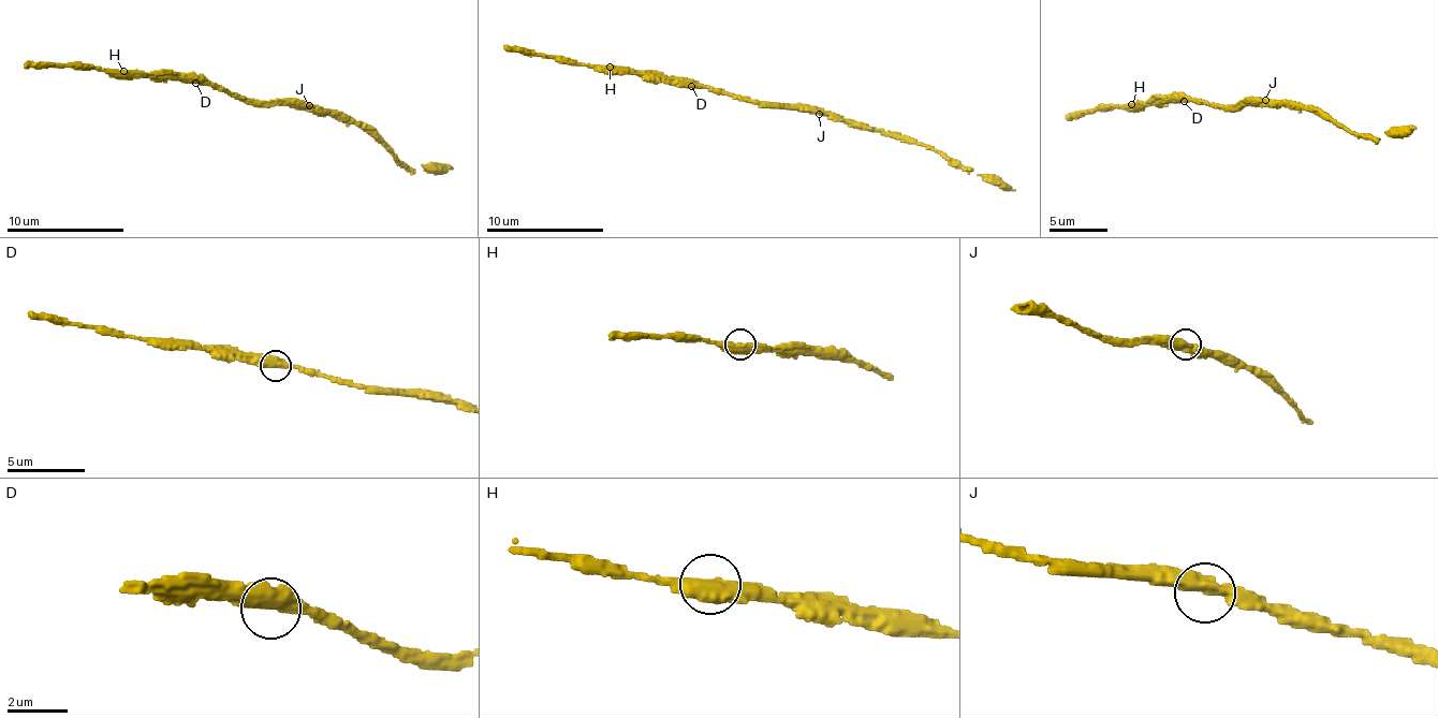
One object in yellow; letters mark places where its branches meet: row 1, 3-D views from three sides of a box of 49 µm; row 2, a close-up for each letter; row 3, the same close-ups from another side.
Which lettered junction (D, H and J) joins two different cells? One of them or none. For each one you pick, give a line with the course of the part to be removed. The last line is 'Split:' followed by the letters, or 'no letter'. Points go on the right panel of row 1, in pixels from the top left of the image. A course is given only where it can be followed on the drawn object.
Split: no letter

